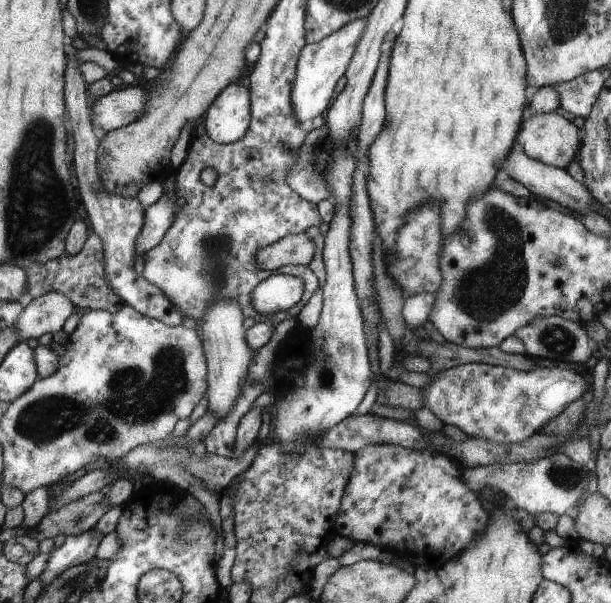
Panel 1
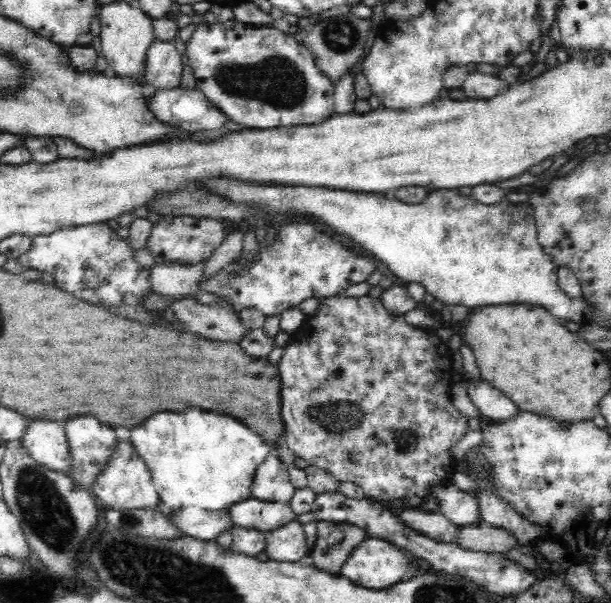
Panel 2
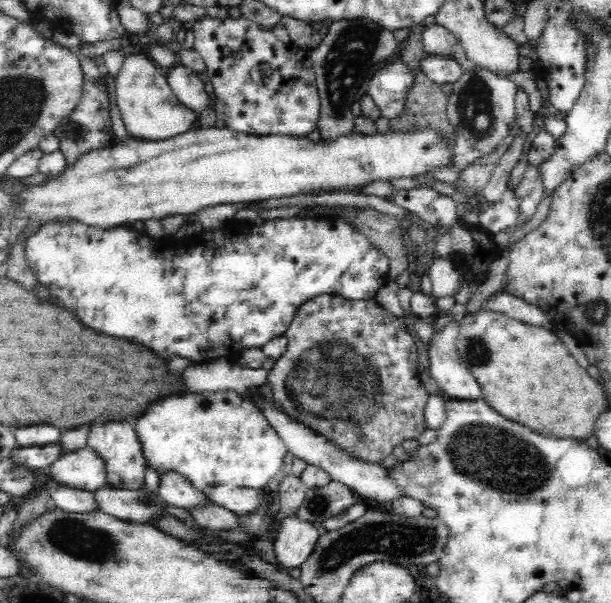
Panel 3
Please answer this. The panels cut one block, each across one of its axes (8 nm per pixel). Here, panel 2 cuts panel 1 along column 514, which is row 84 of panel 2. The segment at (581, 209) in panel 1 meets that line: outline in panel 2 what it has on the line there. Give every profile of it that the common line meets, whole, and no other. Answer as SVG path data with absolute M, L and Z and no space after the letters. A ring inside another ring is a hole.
M154 39L147 48L145 82L160 90L176 90L181 87L185 59L176 51L175 43Z

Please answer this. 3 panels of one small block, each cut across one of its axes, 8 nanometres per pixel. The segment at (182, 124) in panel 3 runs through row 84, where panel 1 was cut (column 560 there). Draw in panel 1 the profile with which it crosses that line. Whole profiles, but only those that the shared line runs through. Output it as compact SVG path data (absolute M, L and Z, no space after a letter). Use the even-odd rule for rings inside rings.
M552 111L525 116L515 144L521 145L529 158L565 169L577 152L579 136L569 120Z

